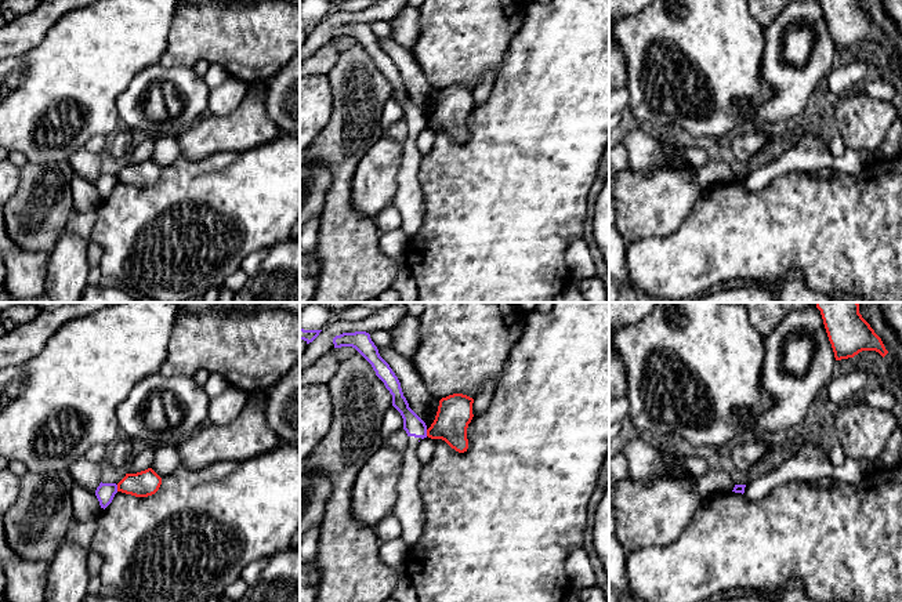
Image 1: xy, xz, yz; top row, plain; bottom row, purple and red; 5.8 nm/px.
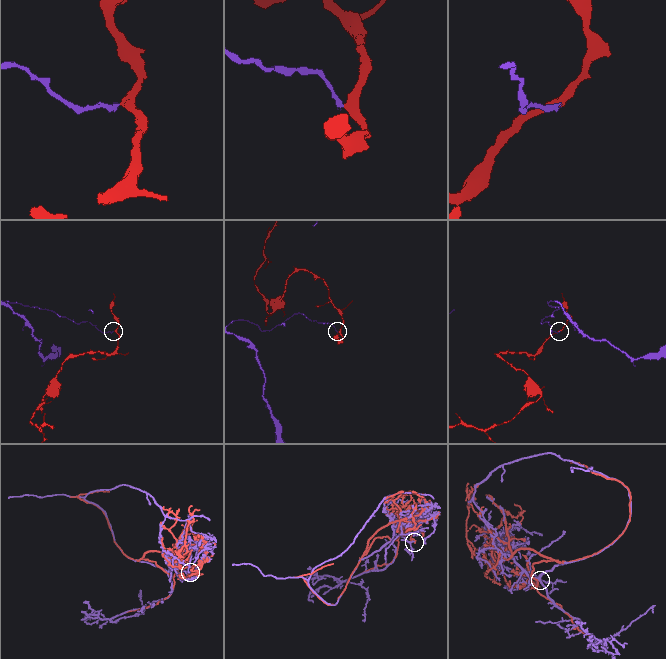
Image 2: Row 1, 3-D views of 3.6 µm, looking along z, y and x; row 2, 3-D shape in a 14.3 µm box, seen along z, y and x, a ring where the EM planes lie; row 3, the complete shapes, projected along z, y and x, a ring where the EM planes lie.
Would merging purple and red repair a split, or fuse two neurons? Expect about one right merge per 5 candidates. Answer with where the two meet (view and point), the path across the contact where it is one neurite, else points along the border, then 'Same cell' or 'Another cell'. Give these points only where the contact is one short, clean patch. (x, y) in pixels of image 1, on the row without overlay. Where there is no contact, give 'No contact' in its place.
Touches purple at xy (116, 178). Boundary: xy (116, 176), (118, 181). Another cell

